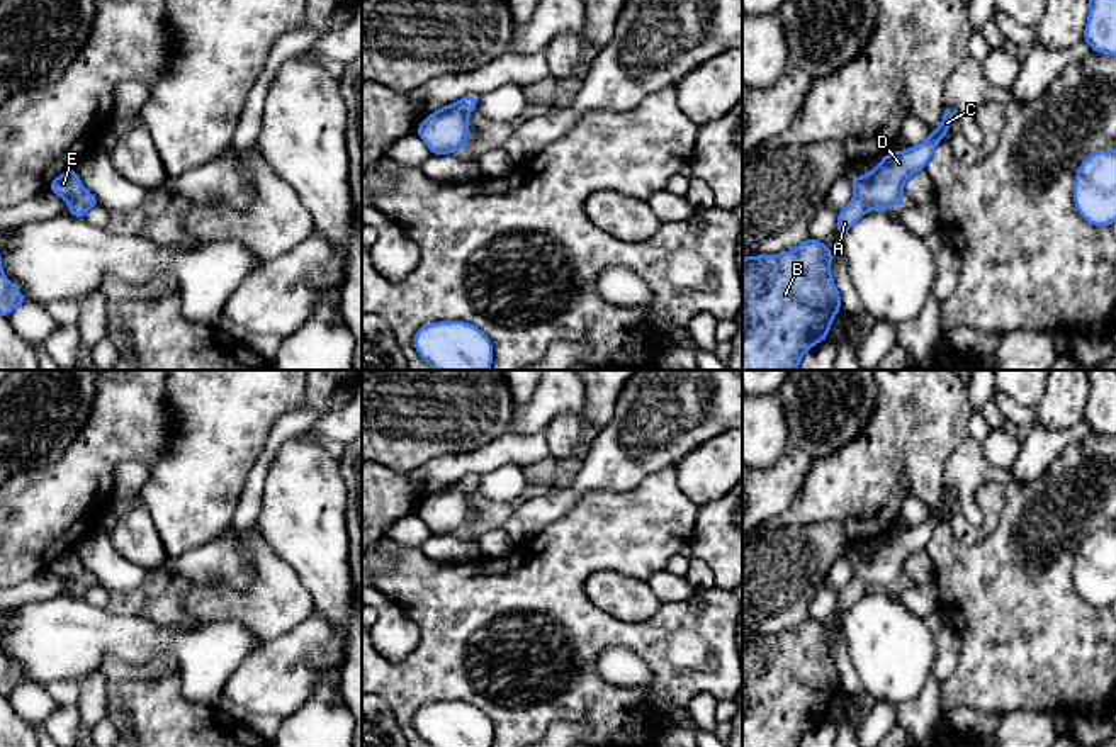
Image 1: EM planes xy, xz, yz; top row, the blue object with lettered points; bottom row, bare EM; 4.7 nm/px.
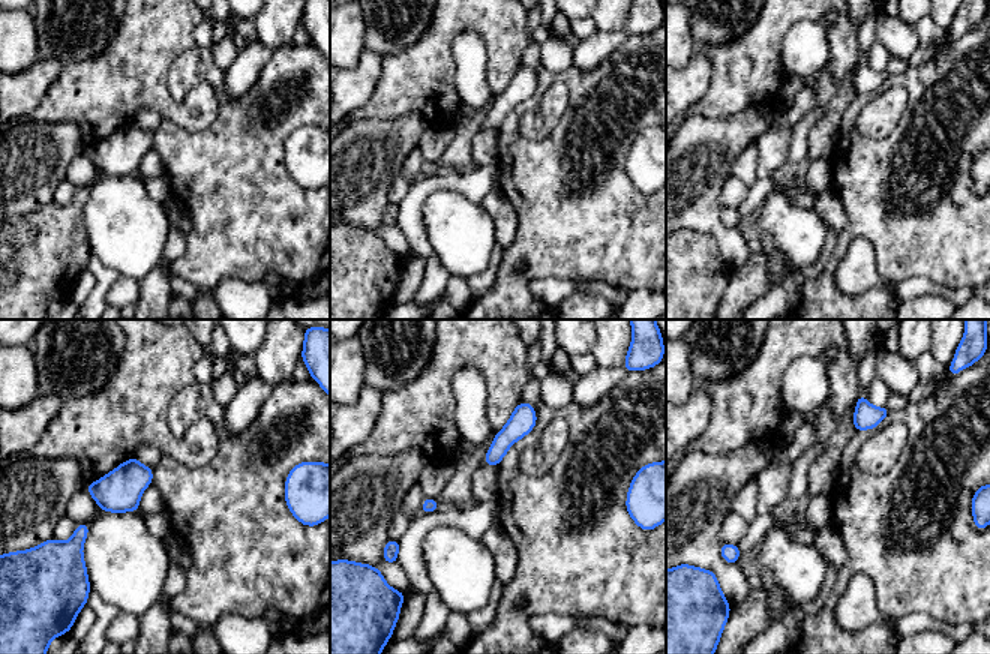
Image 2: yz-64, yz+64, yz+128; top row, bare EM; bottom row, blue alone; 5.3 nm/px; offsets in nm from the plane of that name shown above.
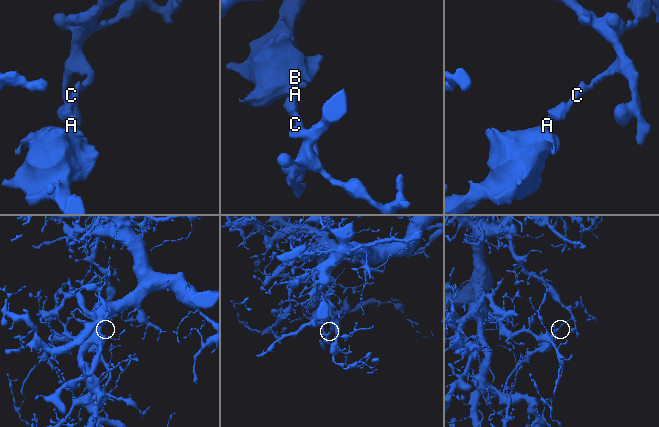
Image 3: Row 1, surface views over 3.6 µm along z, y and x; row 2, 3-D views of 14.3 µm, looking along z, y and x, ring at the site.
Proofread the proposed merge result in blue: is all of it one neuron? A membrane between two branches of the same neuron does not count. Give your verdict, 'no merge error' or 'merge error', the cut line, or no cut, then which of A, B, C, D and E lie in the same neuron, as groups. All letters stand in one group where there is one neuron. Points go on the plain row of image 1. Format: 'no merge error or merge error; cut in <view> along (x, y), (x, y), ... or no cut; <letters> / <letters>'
merge error; cut in yz along (855, 574), (870, 589); A B / C D E

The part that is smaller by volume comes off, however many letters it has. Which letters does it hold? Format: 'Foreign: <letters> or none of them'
Foreign: A, B

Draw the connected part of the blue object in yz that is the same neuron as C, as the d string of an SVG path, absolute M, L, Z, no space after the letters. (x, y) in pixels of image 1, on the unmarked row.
M944 489L941 504L929 513L929 518L900 533L888 533L882 536L880 545L863 557L851 557L854 576L861 577L870 591L888 591L904 582L904 562L926 550L927 542L938 523L943 521L951 508L953 494Z

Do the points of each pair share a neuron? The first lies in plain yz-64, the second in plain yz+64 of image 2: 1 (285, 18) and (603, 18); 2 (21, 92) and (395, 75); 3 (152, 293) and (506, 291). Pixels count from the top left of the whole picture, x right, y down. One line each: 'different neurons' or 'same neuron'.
1: same neuron
2: different neurons
3: different neurons

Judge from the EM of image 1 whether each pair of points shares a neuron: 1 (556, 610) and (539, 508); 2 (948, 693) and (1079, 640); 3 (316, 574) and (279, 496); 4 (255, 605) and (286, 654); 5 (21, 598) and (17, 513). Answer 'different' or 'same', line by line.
1: different
2: same
3: same
4: different
5: different

